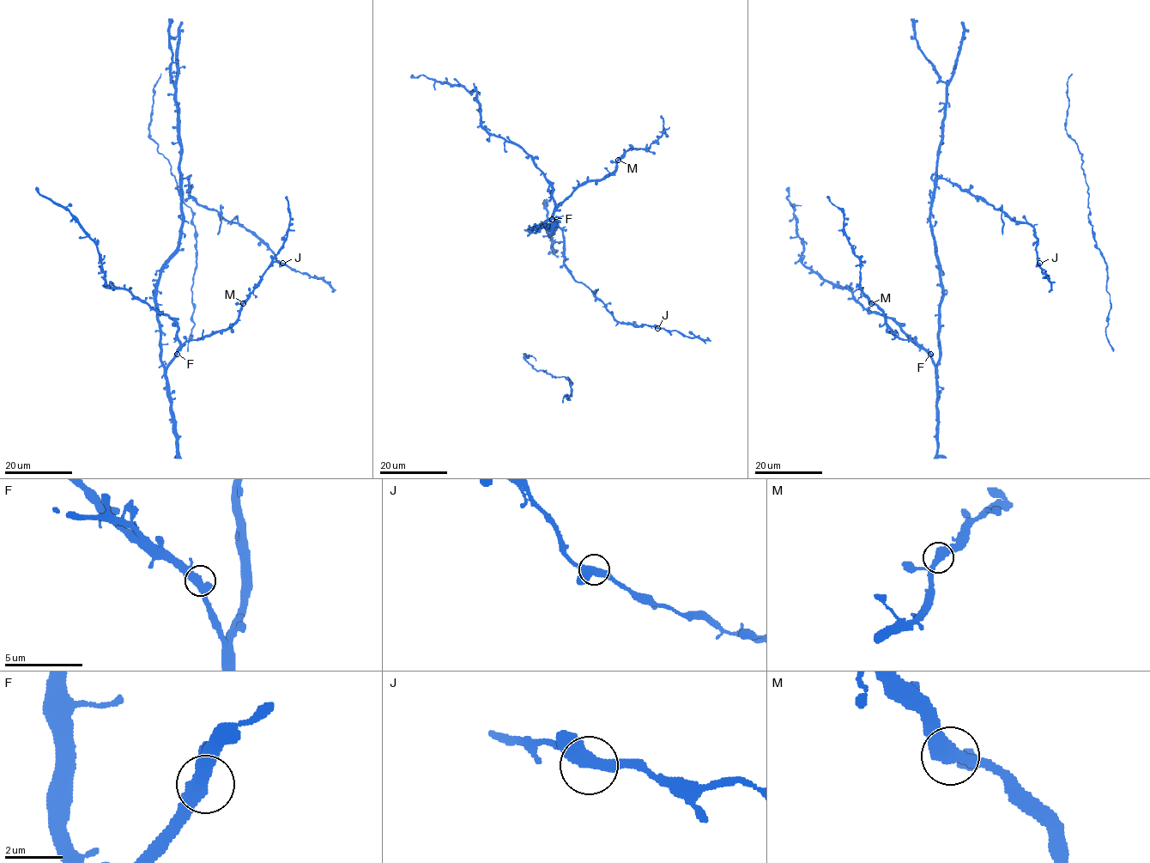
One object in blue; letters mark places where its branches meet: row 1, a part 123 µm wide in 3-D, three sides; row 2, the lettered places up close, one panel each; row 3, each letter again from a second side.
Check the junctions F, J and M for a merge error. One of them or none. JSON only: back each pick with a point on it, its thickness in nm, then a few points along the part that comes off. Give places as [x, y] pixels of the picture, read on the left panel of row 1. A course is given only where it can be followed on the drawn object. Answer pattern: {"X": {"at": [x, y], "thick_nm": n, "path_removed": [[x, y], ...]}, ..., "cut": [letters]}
{"cut": []}

